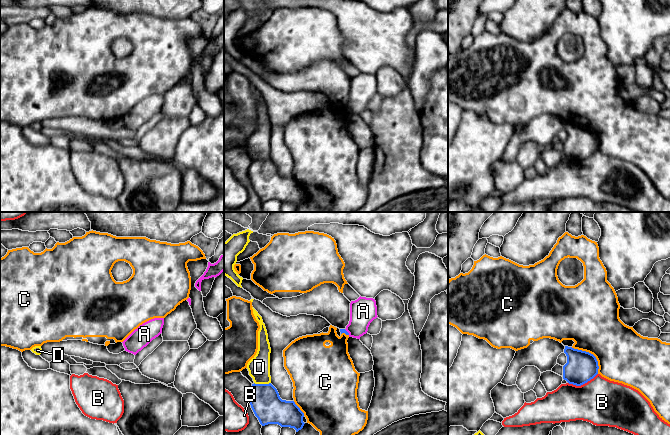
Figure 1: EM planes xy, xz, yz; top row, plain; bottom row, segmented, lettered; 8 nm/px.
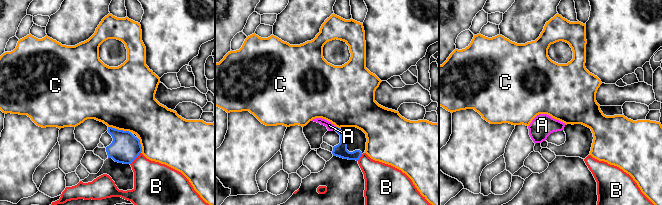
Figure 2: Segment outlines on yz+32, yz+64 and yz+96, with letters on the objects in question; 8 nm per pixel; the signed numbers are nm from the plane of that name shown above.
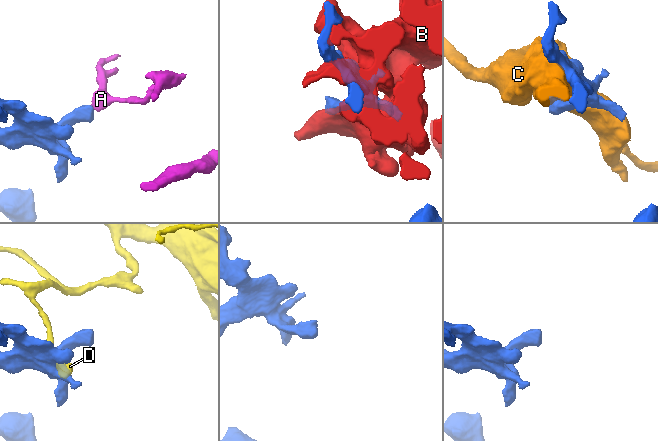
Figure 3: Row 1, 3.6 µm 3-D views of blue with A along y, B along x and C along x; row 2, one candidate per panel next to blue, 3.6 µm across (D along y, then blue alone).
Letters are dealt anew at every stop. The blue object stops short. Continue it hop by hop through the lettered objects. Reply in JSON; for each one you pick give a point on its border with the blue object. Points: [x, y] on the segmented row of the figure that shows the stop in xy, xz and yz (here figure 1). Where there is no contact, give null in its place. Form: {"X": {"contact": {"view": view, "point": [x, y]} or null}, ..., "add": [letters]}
{"add": []}

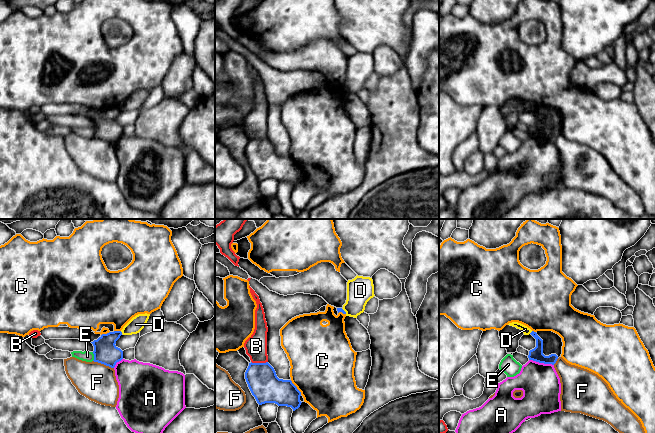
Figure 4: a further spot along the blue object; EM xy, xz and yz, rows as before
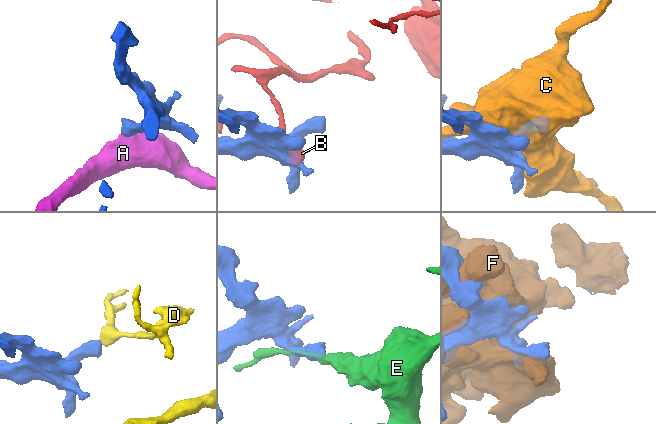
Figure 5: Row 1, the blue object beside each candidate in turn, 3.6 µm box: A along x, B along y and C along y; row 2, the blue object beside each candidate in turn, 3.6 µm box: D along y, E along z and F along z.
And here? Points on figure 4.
{"A": {"contact": {"view": "yz", "point": [541, 362]}}, "add": ["A"]}

